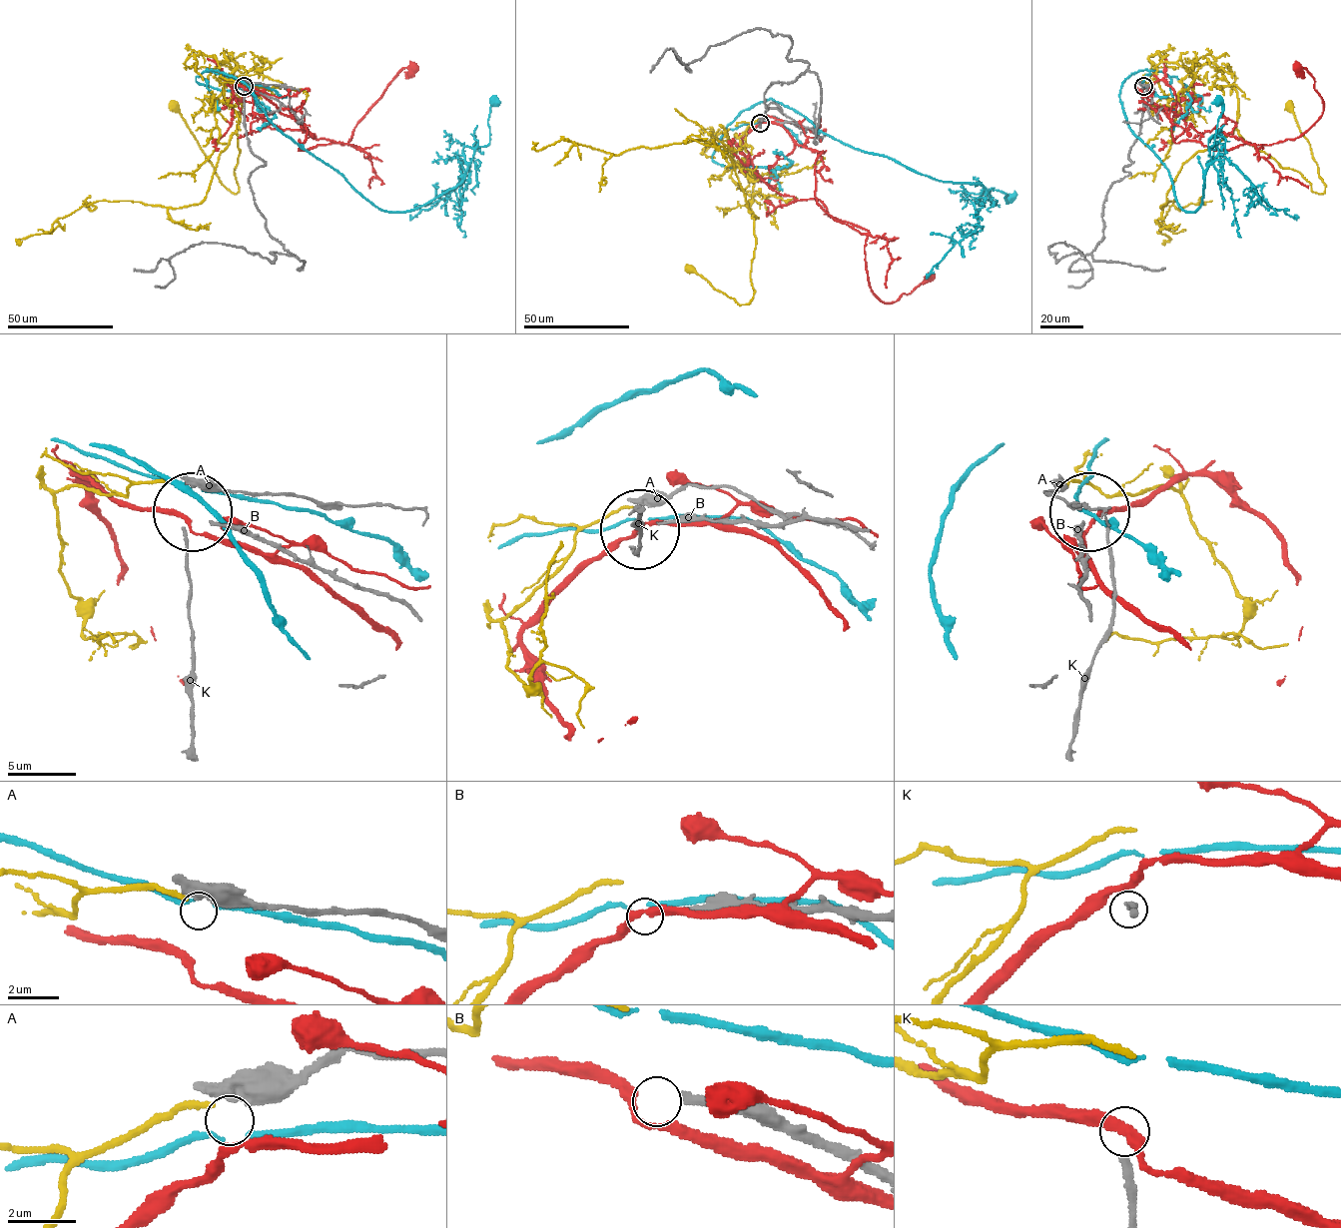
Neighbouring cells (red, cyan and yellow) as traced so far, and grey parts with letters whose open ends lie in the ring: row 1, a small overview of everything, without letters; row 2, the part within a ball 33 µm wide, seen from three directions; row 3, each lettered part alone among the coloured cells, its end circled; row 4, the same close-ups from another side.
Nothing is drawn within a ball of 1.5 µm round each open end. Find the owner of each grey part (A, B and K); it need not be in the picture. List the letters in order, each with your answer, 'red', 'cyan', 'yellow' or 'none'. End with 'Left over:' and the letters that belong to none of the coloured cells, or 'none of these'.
A: none
B: none
K: none
Left over: A, B, K

